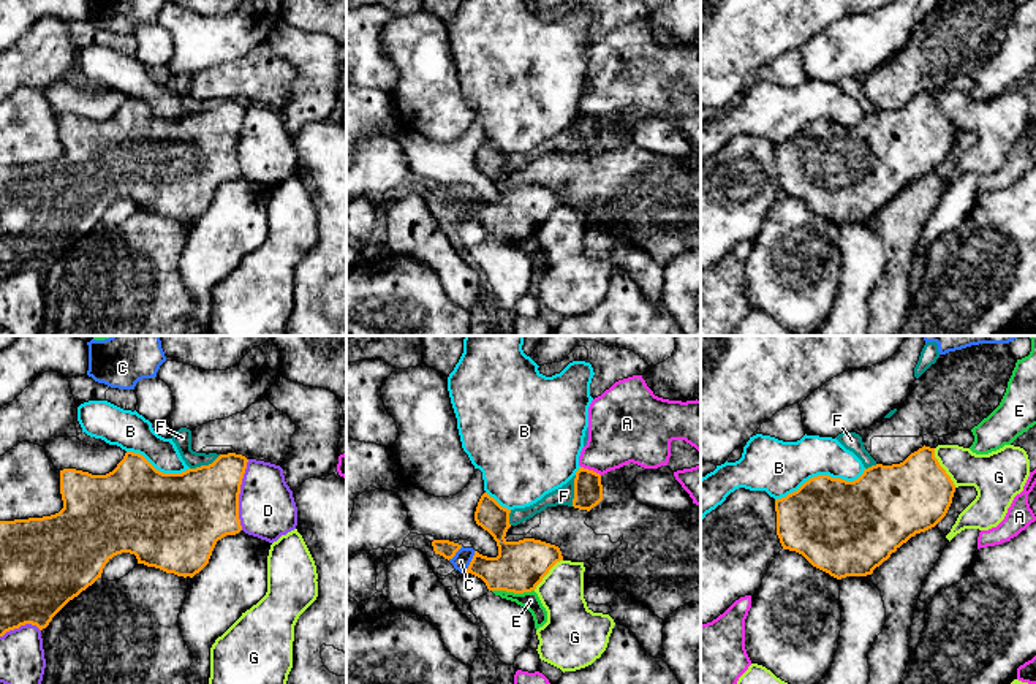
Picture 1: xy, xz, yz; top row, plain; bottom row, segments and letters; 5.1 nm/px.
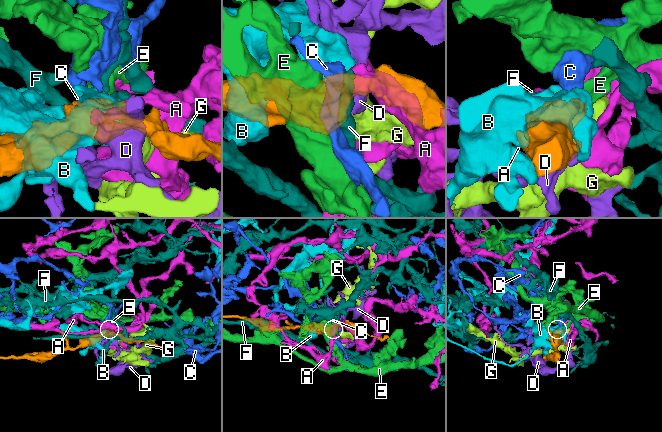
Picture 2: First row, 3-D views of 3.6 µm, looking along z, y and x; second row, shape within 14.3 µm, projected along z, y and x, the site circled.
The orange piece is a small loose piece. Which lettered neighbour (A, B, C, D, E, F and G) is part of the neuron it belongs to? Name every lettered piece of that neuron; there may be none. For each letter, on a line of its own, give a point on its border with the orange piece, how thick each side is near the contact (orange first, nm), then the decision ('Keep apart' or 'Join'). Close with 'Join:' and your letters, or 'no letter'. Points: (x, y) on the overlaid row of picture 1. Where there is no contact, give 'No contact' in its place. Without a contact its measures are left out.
A: Touches orange at xz (590, 471). Thickness 140 nm (orange) against 320 nm. Keep apart
B: Touches orange at yz (820, 475). Thickness 460 nm (orange) against 280 nm. Keep apart
C: Touches orange at xz (470, 562). Thickness 260 nm (orange) against 90 nm. Keep apart
D: Touches orange at xy (239, 493). Thickness 400 nm (orange) against 280 nm. Keep apart
E: Touches orange at xz (513, 591). Thickness 260 nm (orange) against 90 nm. Keep apart
F: Touches orange at xz (574, 491). Thickness 140 nm (orange) against 100 nm. Join
G: Touches orange at yz (941, 467). Thickness 380 nm (orange) against 200 nm. Keep apart
Join: F

